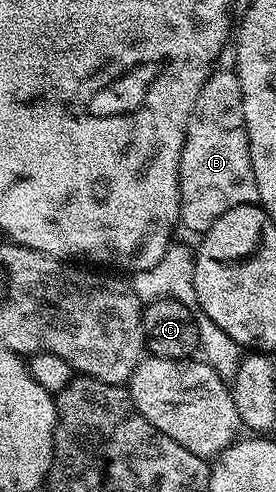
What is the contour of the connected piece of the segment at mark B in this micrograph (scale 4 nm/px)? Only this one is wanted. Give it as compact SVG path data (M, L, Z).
M217 69L207 77L203 89L199 89L199 97L195 97L195 105L191 105L191 117L187 117L187 133L183 141L183 153L179 161L179 189L181 190L180 226L189 231L203 233L227 213L227 209L235 209L248 203L260 204L259 185L255 185L255 169L251 169L251 153L249 138L245 132L243 121L243 89L239 85L236 70Z

